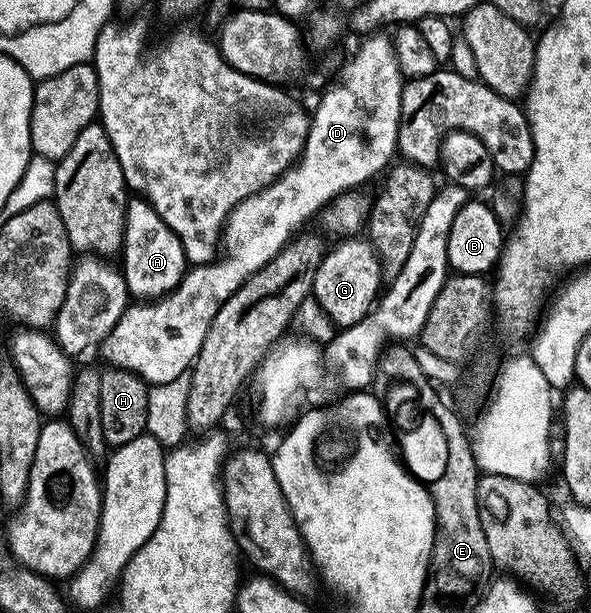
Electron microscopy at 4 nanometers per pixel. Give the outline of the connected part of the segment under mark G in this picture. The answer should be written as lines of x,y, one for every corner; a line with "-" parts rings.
344,238
331,245
314,274
312,296
326,310
337,329
349,328
366,318
382,292
380,259
366,238

